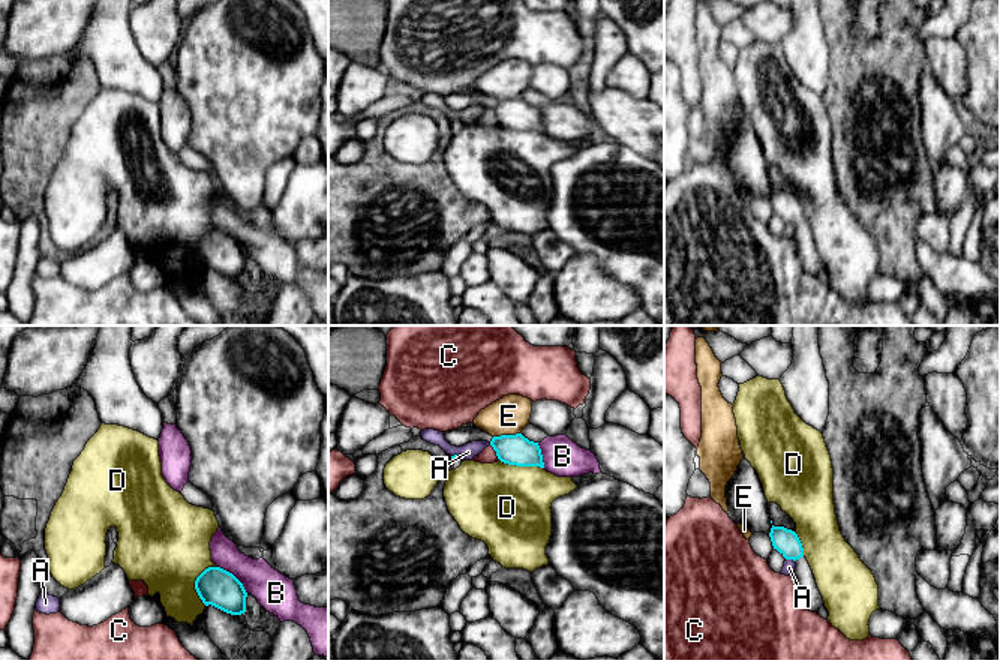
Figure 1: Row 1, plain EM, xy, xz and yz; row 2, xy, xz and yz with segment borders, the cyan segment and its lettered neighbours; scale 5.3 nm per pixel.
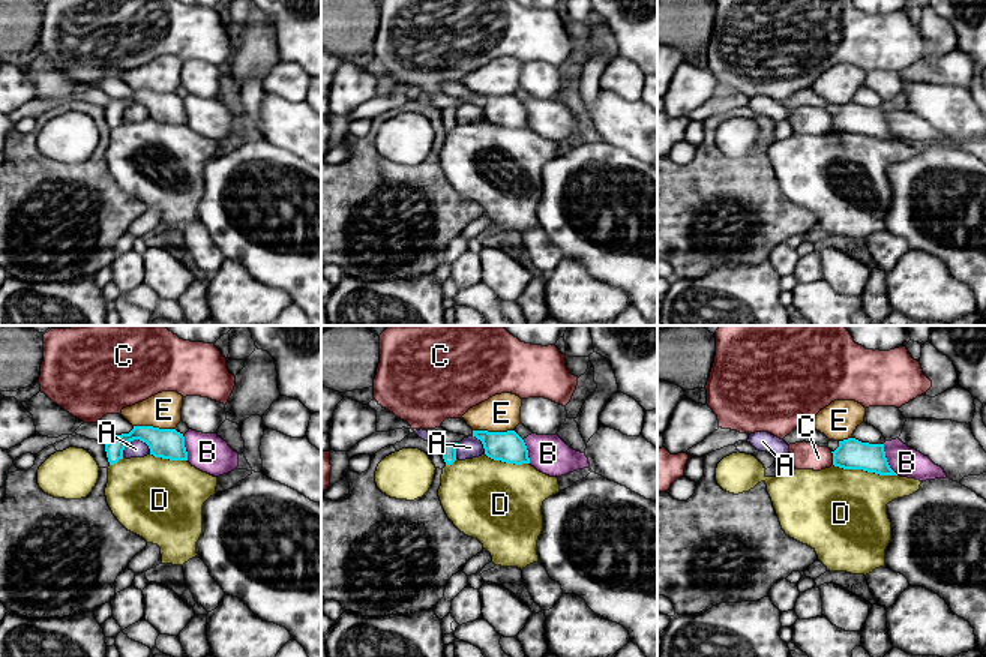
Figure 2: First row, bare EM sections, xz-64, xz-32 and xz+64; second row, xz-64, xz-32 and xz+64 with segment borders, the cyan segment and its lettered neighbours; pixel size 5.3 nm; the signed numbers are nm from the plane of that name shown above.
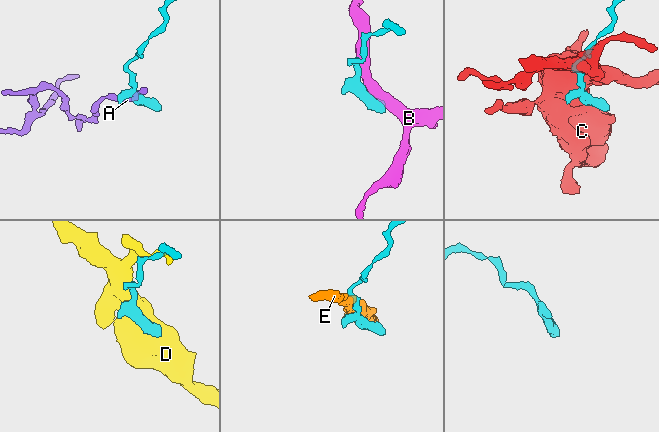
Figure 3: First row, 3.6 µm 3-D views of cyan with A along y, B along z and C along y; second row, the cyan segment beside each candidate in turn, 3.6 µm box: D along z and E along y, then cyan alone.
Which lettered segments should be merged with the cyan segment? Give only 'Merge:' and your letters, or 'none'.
Merge: none

